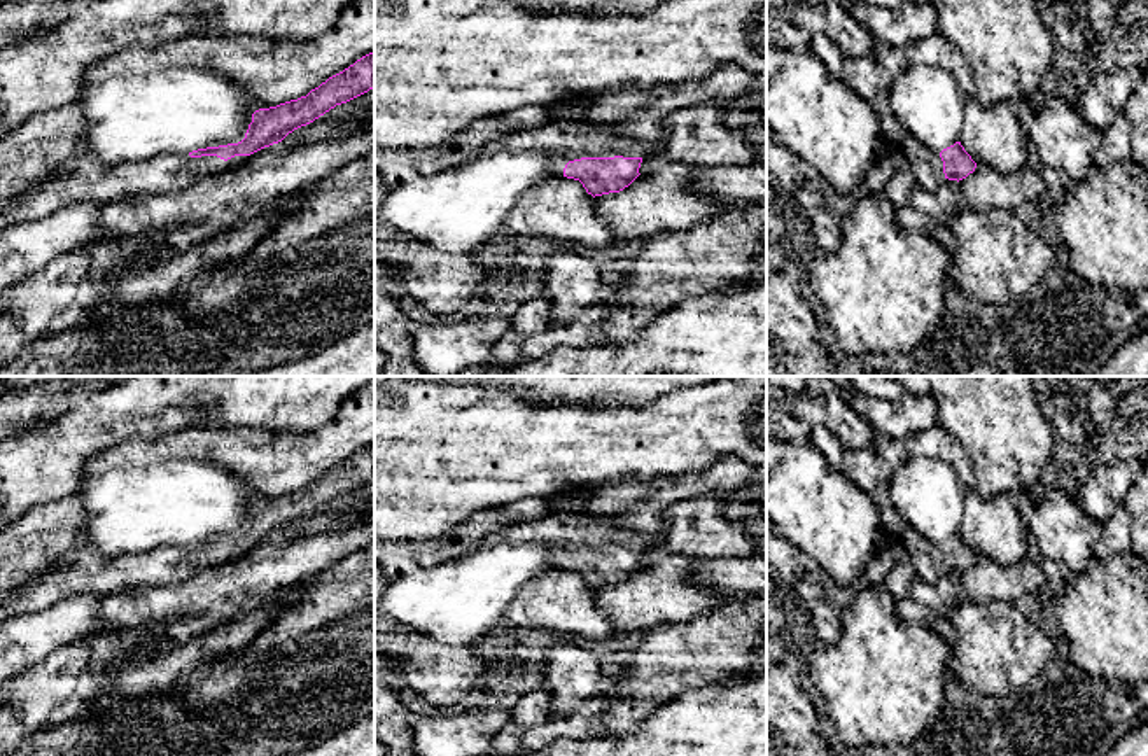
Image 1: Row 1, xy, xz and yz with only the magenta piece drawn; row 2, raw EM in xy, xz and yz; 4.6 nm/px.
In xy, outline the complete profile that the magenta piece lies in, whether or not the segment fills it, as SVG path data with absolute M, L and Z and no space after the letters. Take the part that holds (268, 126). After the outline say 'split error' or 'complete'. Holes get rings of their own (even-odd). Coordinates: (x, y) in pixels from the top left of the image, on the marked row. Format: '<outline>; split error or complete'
M374 51L329 77L306 96L256 110L245 138L238 144L198 149L189 154L163 152L114 168L105 168L84 154L66 159L33 189L0 203L0 229L14 222L44 219L74 201L112 203L182 192L201 177L245 164L250 154L282 142L294 130L373 88Z; split error

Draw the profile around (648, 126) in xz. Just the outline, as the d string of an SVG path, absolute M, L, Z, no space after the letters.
M640 108L632 119L612 126L614 131L626 136L632 144L656 150L668 135L667 114L658 108Z

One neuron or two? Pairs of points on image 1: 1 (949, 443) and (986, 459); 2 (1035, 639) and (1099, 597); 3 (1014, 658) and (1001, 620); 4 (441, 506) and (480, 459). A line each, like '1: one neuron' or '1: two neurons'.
1: two neurons
2: two neurons
3: one neuron
4: one neuron

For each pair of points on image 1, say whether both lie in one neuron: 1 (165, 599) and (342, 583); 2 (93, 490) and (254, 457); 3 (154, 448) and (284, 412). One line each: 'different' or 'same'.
1: different
2: different
3: different

